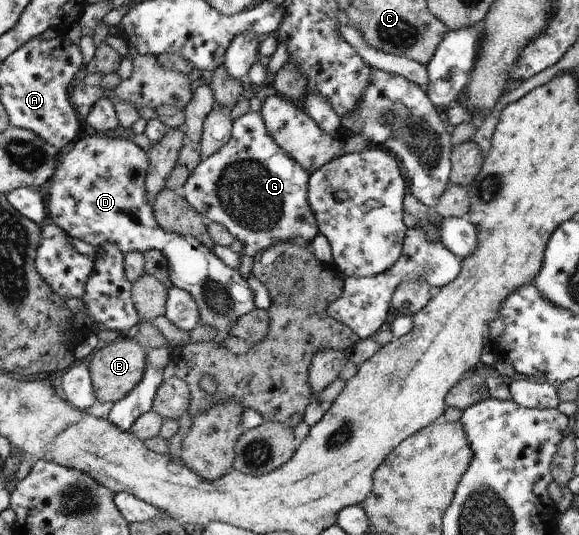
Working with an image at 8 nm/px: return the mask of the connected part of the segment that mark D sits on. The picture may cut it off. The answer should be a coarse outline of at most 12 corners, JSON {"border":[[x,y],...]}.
{"border":[[84,134],[46,186],[68,237],[162,251],[223,346],[254,291],[199,239],[159,227],[147,152]]}

